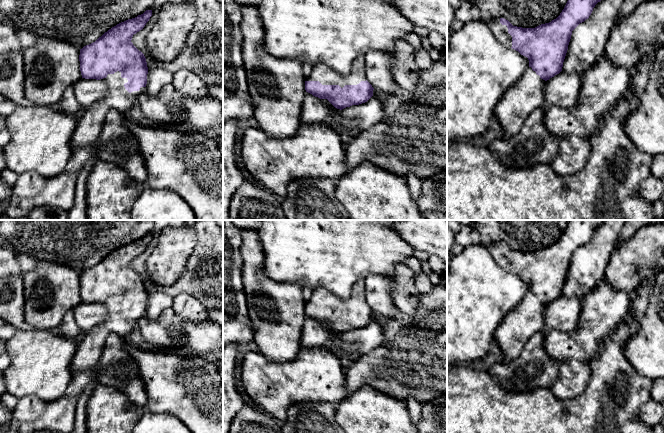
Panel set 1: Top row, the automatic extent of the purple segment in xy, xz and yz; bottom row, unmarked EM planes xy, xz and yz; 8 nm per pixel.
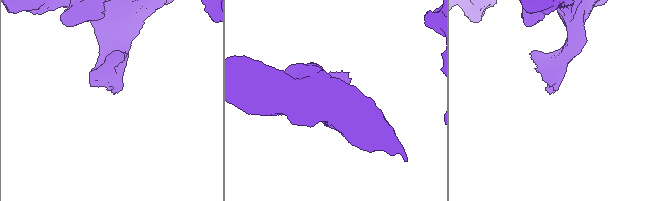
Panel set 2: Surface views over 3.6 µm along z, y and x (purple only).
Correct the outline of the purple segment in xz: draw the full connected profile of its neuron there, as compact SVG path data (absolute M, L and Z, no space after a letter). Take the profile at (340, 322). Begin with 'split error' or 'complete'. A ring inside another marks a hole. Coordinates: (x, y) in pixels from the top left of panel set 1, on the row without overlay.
split error; M362 280L353 286L348 300L341 300L323 288L313 290L311 298L305 302L305 314L315 321L327 323L335 332L342 334L367 326L373 320L374 312L367 305L365 282Z

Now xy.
split error; M146 234L135 242L117 248L95 266L80 273L82 302L104 305L107 316L82 335L72 359L72 377L88 372L94 379L78 398L75 424L70 433L87 433L87 402L97 384L97 364L108 336L117 334L125 338L145 316L148 298L146 282L131 264L134 258L144 252L151 240L152 234Z

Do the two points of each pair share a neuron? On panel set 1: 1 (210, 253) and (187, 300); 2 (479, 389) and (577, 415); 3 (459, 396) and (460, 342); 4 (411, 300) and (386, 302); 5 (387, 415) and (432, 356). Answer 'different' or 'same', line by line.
1: different
2: same
3: different
4: different
5: different

